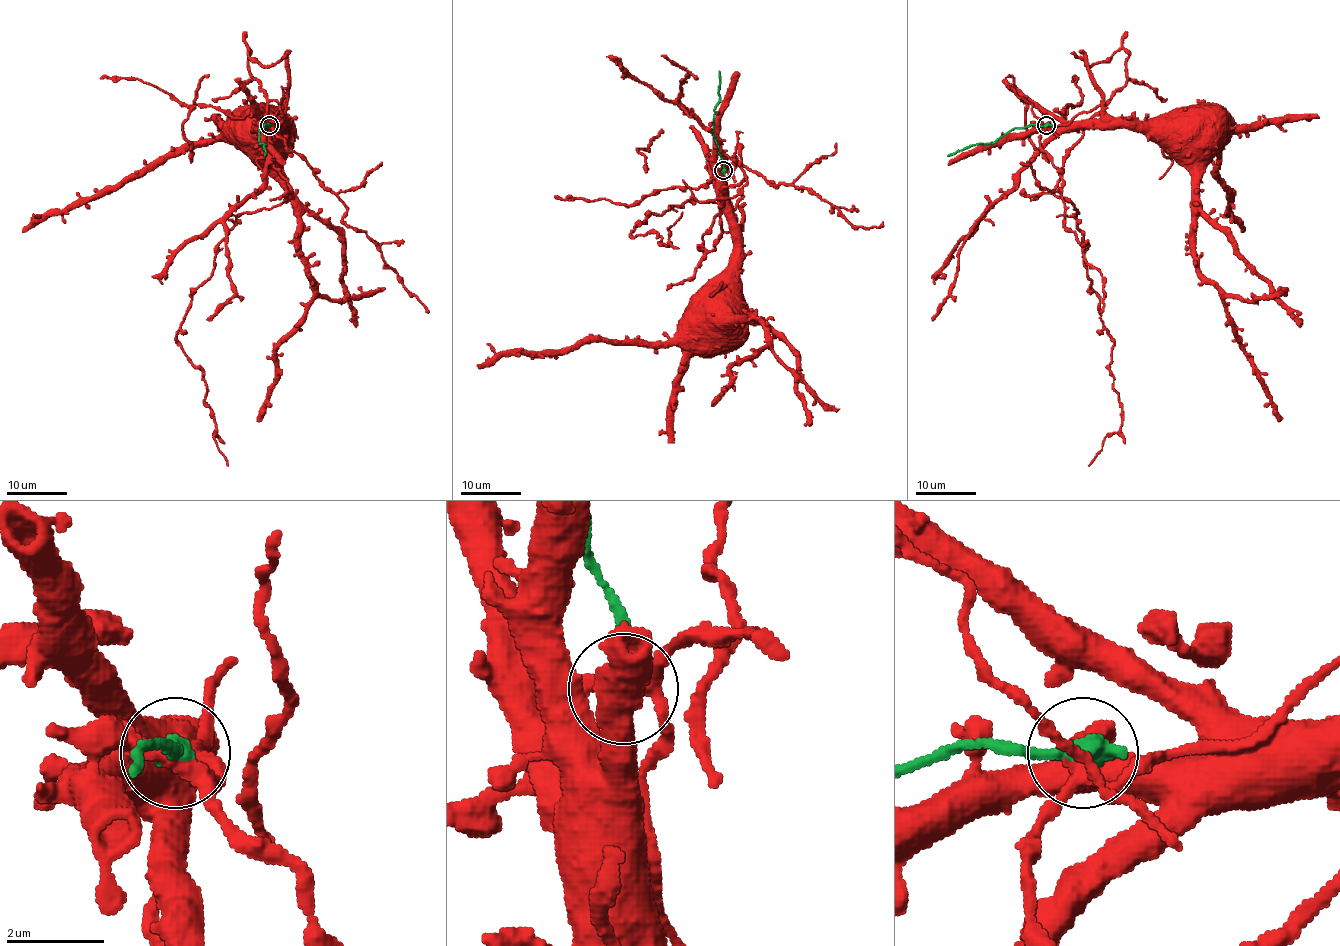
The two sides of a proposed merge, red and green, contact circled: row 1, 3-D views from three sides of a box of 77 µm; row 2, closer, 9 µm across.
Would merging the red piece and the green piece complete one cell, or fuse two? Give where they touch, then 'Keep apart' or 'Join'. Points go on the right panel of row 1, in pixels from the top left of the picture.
Place: (1046, 125). Keep apart

